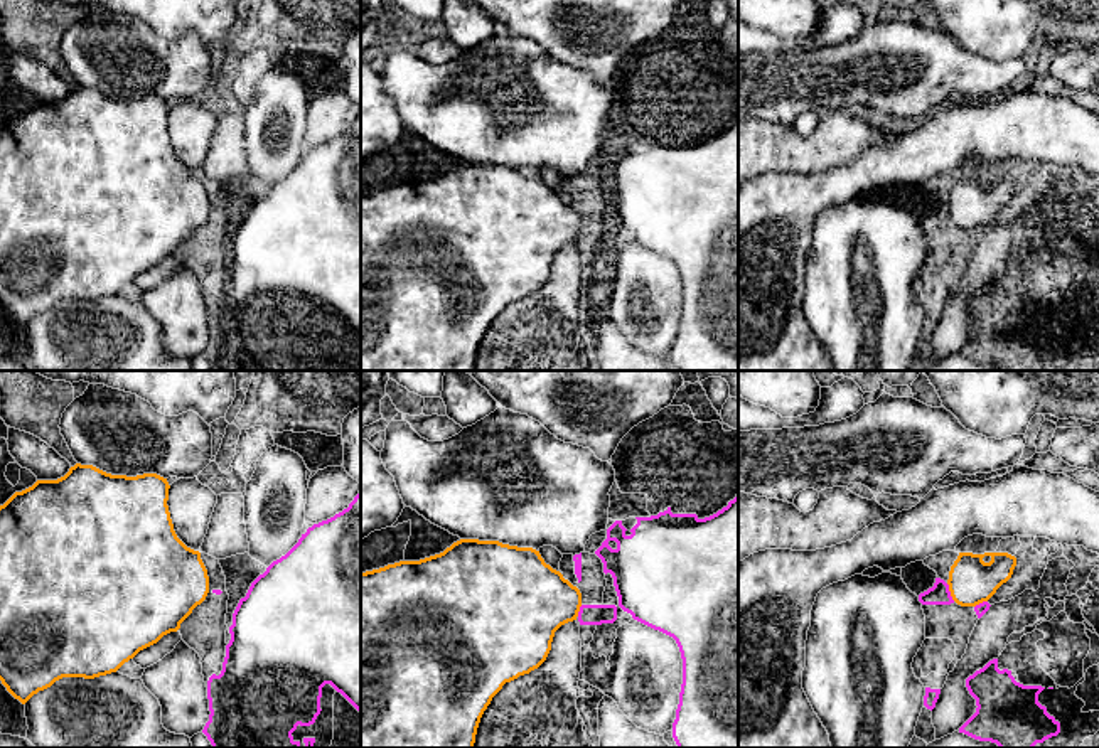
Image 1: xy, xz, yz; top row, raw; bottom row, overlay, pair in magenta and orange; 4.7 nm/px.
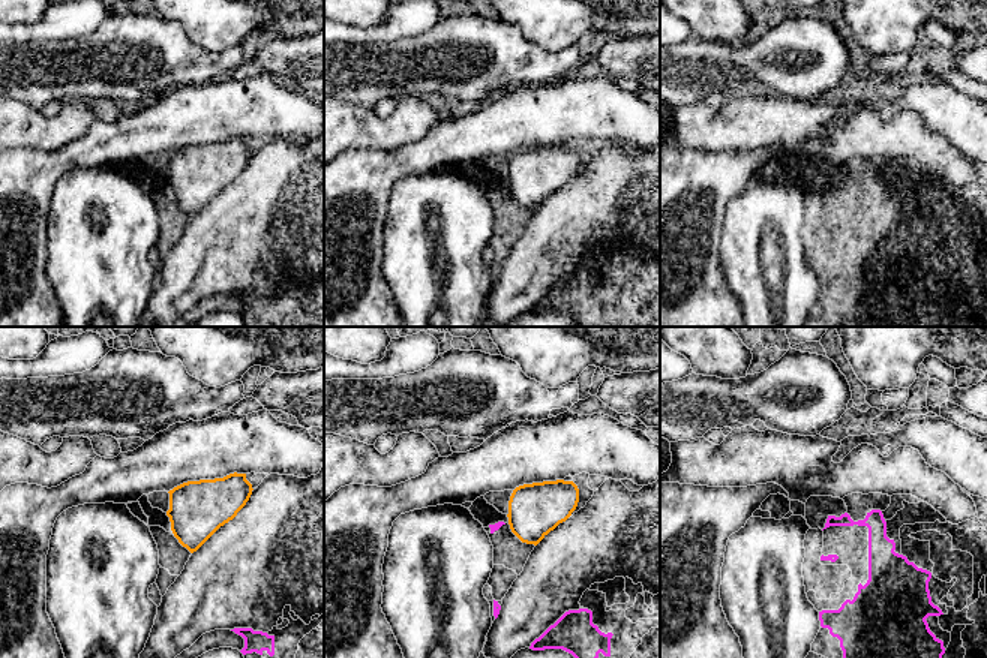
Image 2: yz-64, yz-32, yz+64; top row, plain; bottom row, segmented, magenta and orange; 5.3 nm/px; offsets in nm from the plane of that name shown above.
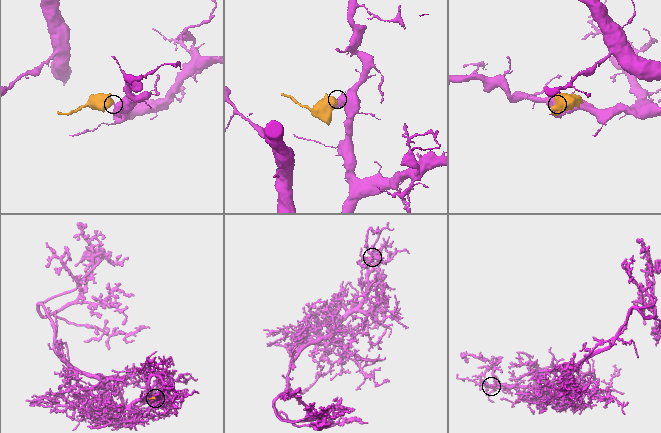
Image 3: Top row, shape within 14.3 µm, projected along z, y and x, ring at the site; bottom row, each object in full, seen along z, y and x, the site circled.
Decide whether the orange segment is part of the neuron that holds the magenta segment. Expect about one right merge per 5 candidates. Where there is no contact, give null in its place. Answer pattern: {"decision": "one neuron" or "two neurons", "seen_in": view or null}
{"decision": "two neurons", "seen_in": "yz"}

